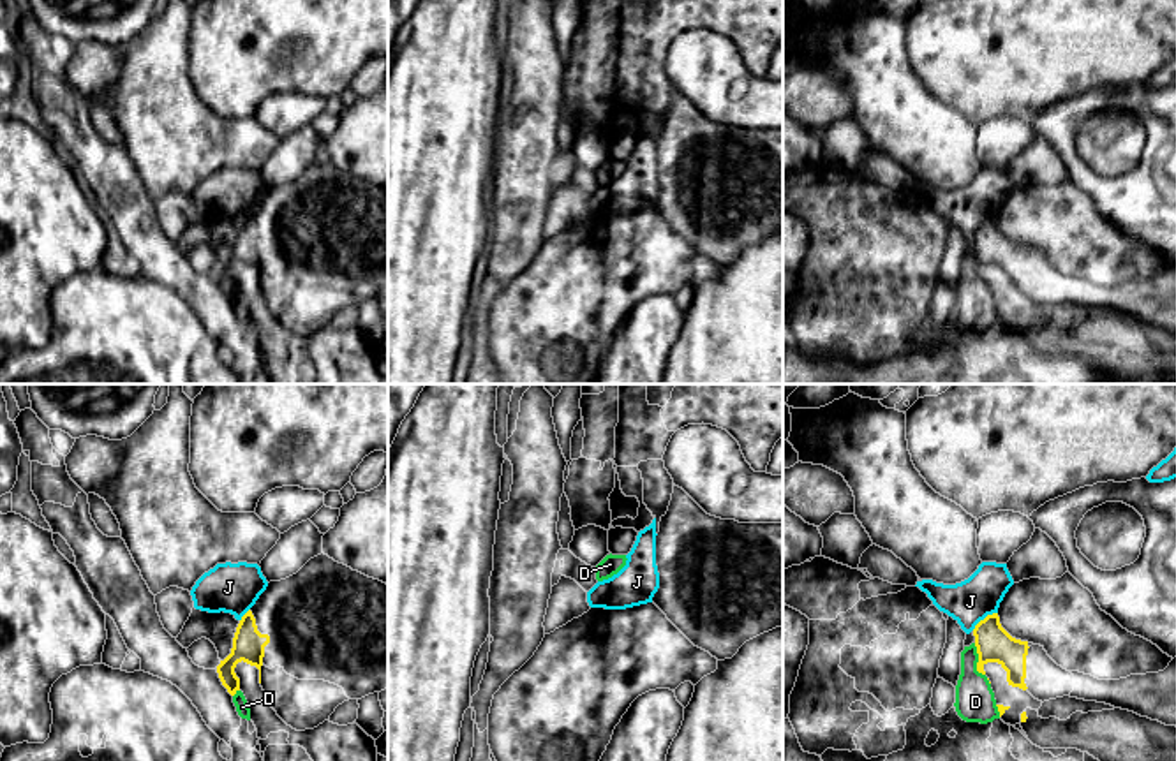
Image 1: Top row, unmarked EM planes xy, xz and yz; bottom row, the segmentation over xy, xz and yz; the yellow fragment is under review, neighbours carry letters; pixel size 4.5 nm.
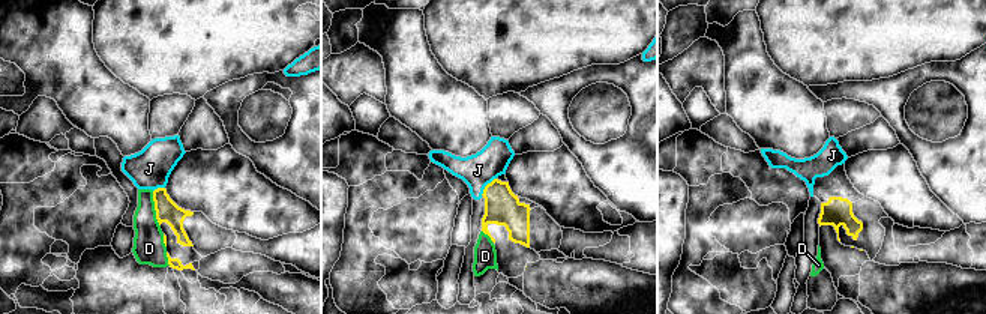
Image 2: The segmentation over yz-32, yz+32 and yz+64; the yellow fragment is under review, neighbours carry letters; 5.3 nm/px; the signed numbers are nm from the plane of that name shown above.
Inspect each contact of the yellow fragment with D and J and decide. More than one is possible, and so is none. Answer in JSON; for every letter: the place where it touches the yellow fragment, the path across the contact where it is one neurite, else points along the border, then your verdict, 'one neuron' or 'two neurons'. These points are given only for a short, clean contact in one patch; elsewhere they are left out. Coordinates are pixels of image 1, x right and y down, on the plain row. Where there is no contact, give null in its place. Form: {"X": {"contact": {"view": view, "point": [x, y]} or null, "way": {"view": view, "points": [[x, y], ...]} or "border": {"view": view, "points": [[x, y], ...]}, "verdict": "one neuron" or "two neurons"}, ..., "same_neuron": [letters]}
{"D": {"contact": {"view": "yz", "point": [979, 266]}, "border": {"view": "yz", "points": [[974, 249], [977, 275], [984, 280]]}, "verdict": "two neurons"}, "J": {"contact": {"view": "yz", "point": [986, 222]}, "border": {"view": "yz", "points": [[997, 217], [984, 222], [972, 235]]}, "verdict": "two neurons"}, "same_neuron": []}

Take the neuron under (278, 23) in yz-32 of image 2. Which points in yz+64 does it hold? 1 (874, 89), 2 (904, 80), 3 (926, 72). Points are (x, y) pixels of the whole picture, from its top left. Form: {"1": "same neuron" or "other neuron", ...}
{"1": "other neuron", "2": "other neuron", "3": "other neuron"}

